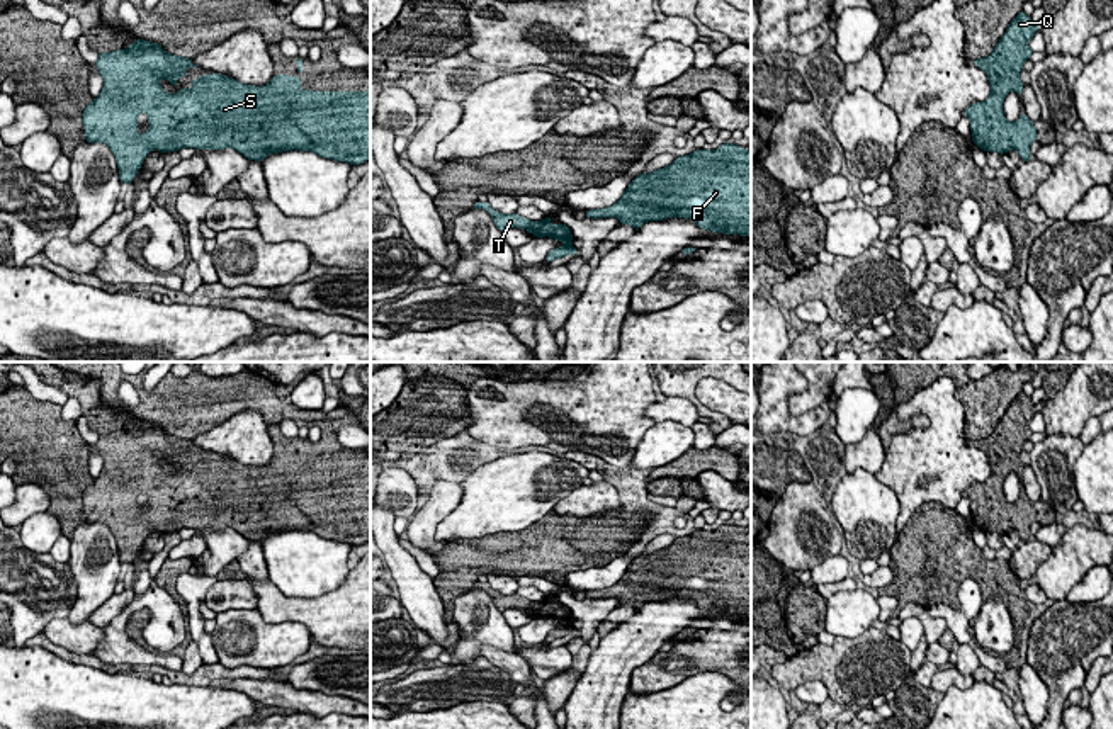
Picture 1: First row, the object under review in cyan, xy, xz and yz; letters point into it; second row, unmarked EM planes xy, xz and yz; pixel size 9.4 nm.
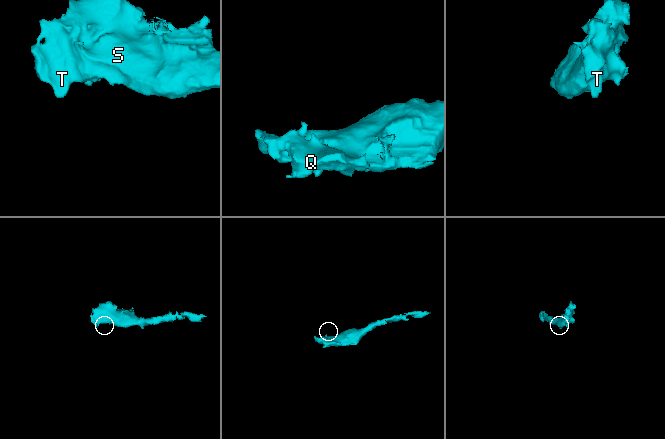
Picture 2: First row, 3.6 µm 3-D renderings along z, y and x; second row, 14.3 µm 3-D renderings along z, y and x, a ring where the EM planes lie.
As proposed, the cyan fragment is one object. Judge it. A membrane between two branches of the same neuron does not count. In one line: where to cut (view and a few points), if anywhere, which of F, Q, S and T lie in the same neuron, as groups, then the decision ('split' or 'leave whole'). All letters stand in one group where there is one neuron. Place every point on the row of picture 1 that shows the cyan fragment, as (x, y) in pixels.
no cut; F Q S T; leave whole

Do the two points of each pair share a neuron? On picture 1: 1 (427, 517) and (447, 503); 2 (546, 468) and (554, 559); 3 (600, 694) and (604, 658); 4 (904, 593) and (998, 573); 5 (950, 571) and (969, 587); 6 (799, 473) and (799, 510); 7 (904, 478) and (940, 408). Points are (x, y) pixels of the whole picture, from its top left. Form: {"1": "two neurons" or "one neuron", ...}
{"1": "one neuron", "2": "two neurons", "3": "one neuron", "4": "one neuron", "5": "two neurons", "6": "two neurons", "7": "one neuron"}

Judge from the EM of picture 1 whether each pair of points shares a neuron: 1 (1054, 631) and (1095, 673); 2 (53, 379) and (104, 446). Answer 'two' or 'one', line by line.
1: two
2: one

